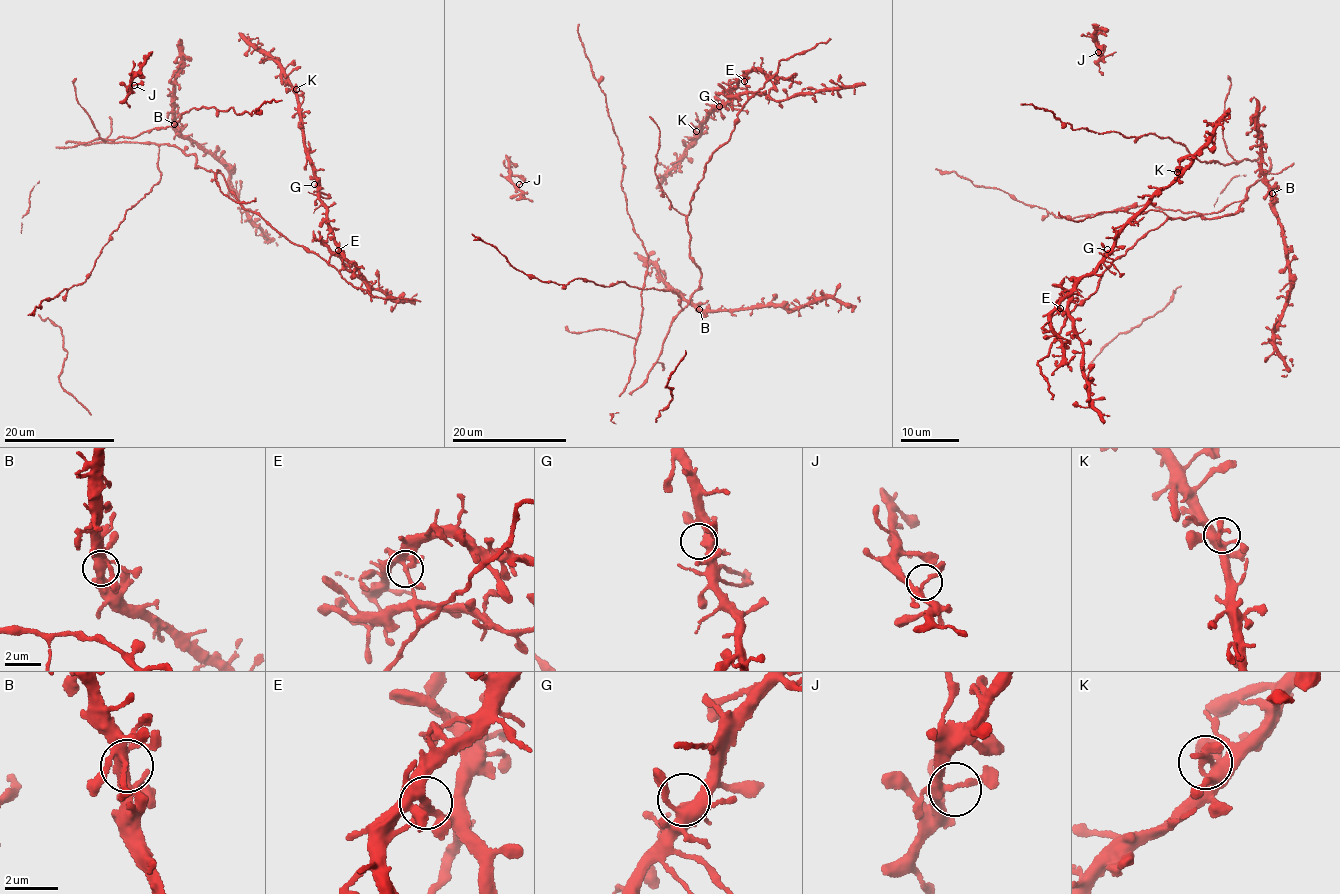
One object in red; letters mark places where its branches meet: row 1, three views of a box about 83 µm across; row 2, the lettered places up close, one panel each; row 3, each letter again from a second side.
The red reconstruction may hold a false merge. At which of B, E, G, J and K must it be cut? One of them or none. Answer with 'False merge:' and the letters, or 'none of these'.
False merge: E

